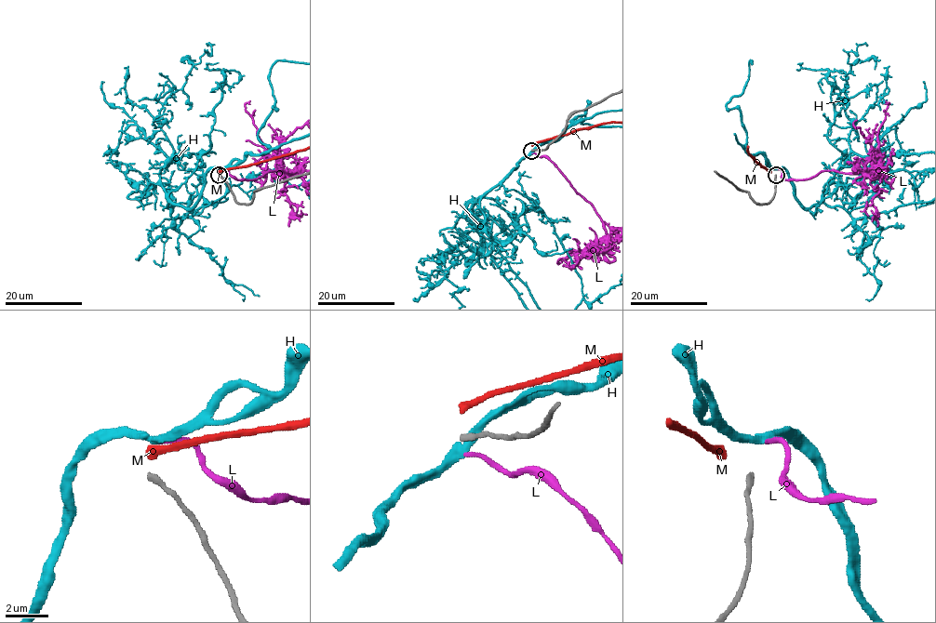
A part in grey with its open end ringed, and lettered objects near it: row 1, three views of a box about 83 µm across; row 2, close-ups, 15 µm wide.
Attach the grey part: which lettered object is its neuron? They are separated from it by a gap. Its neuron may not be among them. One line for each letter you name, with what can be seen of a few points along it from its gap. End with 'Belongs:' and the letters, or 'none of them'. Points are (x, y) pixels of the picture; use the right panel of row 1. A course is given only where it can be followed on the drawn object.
L: Its course: (779, 169), (785, 179), (808, 179), (833, 170), (870, 173), (878, 144), (877, 131), (889, 103), (885, 100)
Belongs: L

